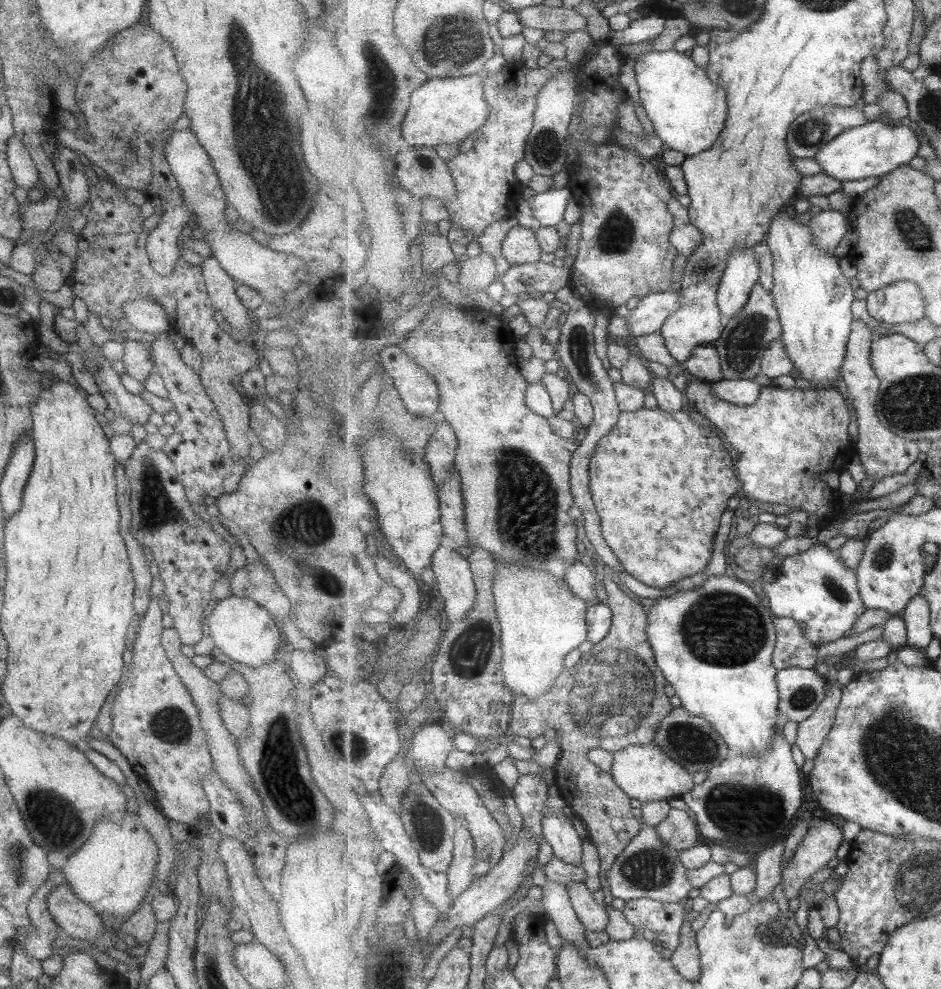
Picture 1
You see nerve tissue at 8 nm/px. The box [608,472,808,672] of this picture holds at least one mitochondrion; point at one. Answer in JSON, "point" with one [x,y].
{"point":[722,628]}

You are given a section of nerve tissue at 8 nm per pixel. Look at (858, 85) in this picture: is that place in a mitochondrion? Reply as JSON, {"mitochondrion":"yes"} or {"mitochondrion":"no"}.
{"mitochondrion":"no"}

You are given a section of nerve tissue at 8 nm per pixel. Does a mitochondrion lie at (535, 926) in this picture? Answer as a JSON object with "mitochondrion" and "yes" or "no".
{"mitochondrion":"no"}

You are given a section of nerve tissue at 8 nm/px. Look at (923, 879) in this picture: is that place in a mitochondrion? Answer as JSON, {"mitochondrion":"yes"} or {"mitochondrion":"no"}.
{"mitochondrion":"yes"}

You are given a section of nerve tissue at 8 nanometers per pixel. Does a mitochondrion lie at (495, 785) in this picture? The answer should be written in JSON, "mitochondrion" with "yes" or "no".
{"mitochondrion":"no"}

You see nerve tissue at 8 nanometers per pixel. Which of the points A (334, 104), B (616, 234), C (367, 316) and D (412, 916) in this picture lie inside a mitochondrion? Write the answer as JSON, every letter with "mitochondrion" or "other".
{"A":"other","B":"mitochondrion","C":"other","D":"other"}

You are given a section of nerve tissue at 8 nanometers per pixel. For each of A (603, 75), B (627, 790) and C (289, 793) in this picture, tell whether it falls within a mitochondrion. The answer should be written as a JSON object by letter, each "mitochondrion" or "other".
{"A":"other","B":"other","C":"mitochondrion"}

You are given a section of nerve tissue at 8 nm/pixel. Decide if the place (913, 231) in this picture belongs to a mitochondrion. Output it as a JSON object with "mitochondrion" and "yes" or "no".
{"mitochondrion":"yes"}

